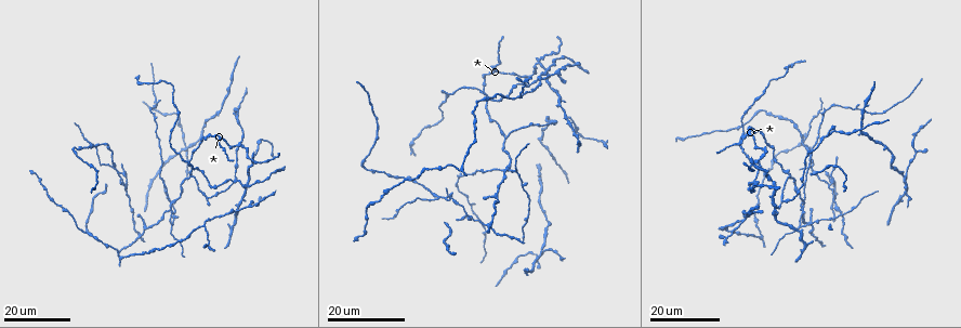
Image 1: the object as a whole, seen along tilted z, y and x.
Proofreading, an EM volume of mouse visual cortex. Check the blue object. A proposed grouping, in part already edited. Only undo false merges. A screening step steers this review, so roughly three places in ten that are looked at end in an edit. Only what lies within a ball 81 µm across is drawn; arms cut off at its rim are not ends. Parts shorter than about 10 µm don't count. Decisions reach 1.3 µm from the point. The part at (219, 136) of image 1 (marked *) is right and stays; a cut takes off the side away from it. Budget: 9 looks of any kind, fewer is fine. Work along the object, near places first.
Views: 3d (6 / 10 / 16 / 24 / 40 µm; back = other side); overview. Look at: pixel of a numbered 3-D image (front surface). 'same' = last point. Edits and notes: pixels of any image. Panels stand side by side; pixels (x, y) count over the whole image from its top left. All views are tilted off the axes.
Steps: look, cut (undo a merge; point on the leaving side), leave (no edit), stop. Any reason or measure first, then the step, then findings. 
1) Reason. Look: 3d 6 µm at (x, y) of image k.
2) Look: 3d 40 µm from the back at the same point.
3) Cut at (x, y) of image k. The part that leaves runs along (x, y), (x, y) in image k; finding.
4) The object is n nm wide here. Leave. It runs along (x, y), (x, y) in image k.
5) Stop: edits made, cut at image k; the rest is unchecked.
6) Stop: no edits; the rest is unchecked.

Two arms in line, one across. Look: 3d 24 µm at (494, 70) of image 1.

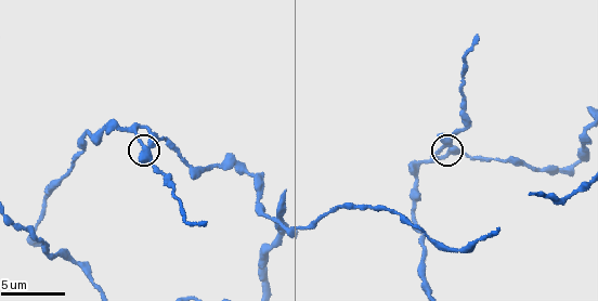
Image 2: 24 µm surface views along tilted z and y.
Zoom in. Look: 3d 6 µm at (147, 151) of image 2.

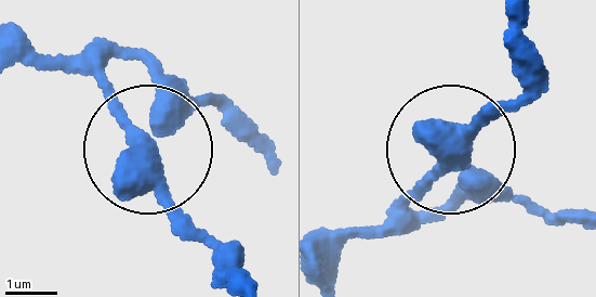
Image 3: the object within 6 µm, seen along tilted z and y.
3 arms meet here. Leave. One cell here.

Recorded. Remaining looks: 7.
Looks like a crossing. Look: 3d 24 µm at (540, 62) of image 1.

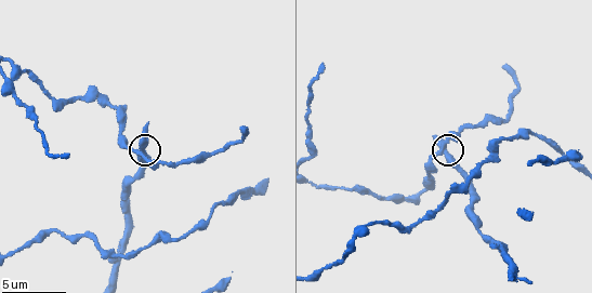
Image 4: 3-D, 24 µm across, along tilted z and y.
Look: 3d 6 µm at (446, 149) of image 4.

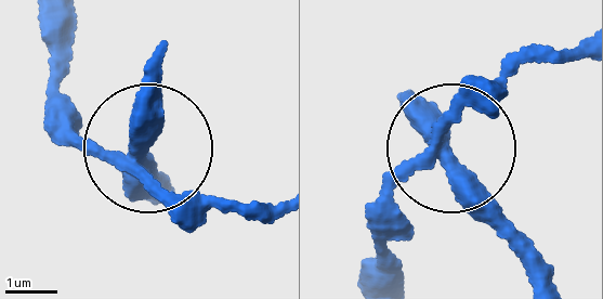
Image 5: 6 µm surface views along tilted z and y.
Other side. Look: 3d 6 µm from the back at (138, 152) of image 5.

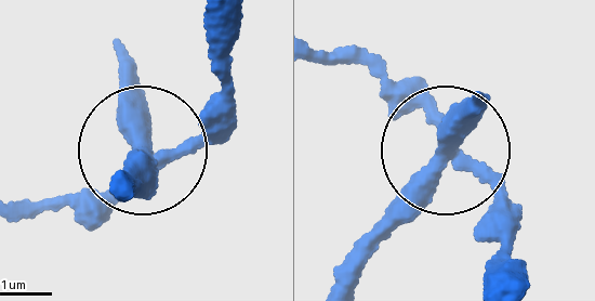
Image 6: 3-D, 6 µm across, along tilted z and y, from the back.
Leave. Continuous, no second cell.

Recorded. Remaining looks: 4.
Three-way junction. Look: 3d 24 µm at (507, 136) of image 1.

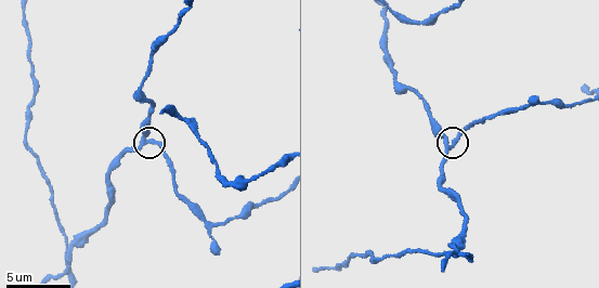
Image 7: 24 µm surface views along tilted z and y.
Look: 3d 10 µm at (453, 144) of image 7.

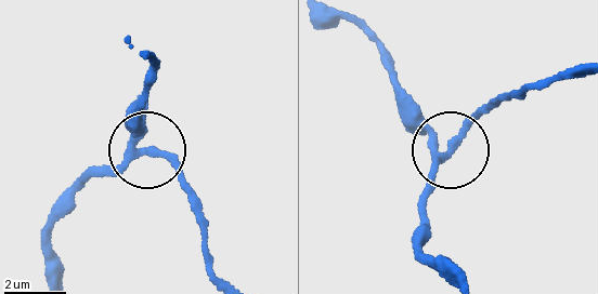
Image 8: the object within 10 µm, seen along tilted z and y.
The object is 260 nm wide here. Leave. It runs along (349, 18), (382, 51), (410, 111), (446, 143), (492, 102) in image 8; all the same cell.

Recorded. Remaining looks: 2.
Sudden change in width. Look: 3d 16 µm at (157, 80) of image 1.

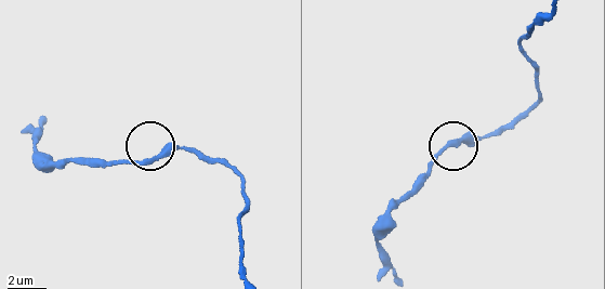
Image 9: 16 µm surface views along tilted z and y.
Look: 3d 6 µm at (151, 159) of image 9.

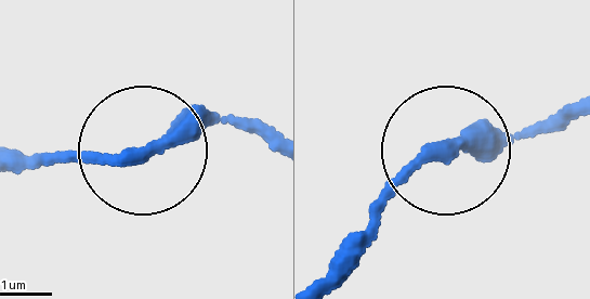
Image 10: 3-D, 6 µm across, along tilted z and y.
The object is 290 nm wide here. Leave. It runs along (579, 99), (423, 159), (338, 263) in image 10; one cell here.

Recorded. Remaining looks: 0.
Stop: no edits; the rest is unchecked.

